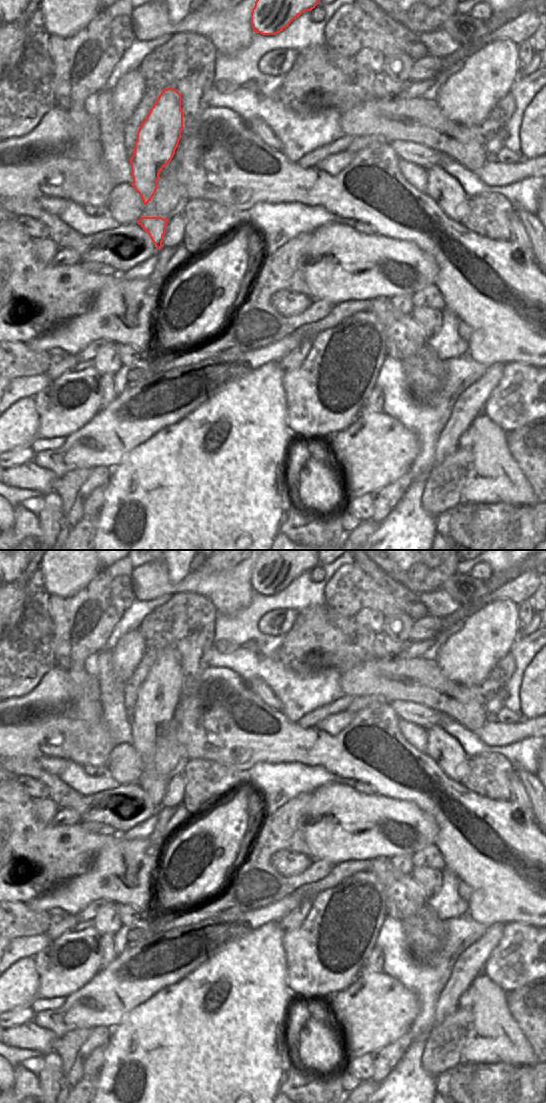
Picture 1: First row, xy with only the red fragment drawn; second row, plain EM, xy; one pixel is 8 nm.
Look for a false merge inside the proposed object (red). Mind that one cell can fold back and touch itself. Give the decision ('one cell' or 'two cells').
one cell

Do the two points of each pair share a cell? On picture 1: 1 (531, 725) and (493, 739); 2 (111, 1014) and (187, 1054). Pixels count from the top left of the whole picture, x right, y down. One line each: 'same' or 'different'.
1: same
2: different

